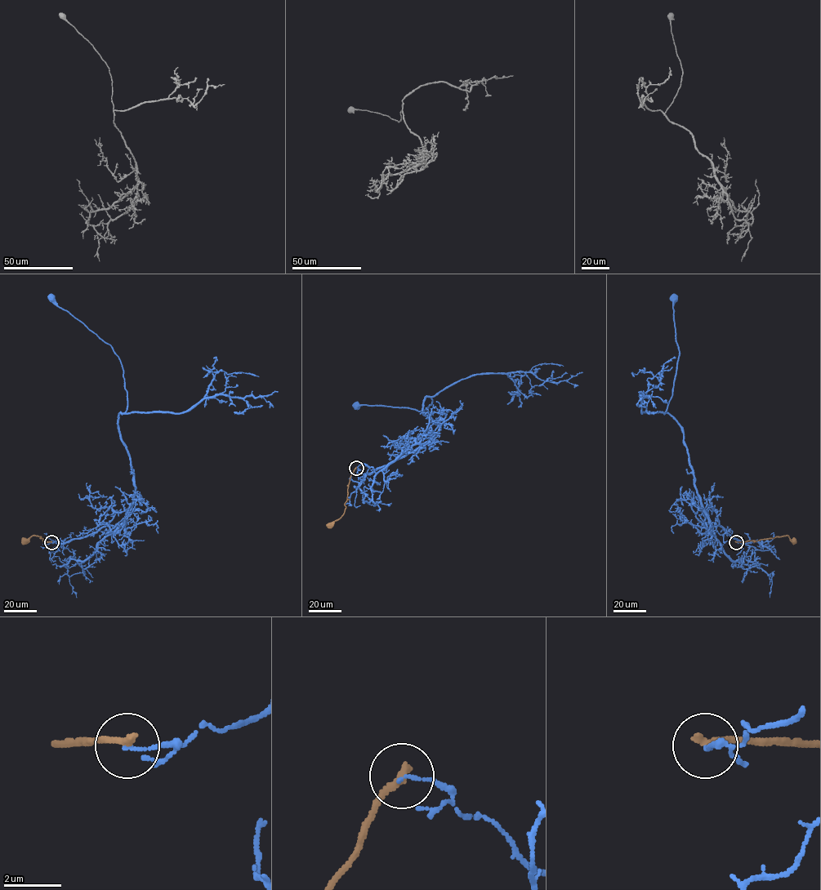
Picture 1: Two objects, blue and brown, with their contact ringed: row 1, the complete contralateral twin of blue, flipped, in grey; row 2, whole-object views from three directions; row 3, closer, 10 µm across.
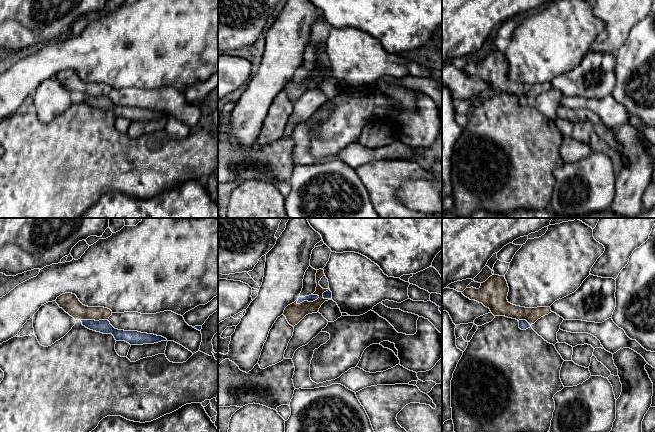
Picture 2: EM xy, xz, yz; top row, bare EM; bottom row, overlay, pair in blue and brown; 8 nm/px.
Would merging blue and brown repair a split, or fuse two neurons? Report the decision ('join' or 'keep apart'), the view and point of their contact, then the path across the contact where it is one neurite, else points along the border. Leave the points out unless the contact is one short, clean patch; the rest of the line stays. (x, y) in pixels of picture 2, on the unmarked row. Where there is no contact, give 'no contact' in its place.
keep apart; contact xz (307, 76); border xz (319, 72), (312, 77), (296, 79)

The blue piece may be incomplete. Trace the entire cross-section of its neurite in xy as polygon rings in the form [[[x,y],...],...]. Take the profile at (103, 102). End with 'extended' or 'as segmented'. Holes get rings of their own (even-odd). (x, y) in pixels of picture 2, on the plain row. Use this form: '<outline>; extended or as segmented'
[[[81,96],[81,98],[83,102],[90,106],[103,110],[112,110],[116,117],[125,117],[130,121],[154,120],[167,117],[166,114],[154,110],[115,105],[108,96]]]; as segmented

